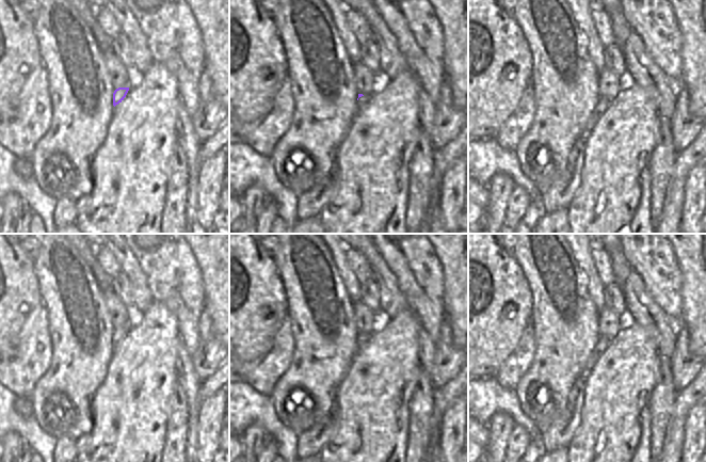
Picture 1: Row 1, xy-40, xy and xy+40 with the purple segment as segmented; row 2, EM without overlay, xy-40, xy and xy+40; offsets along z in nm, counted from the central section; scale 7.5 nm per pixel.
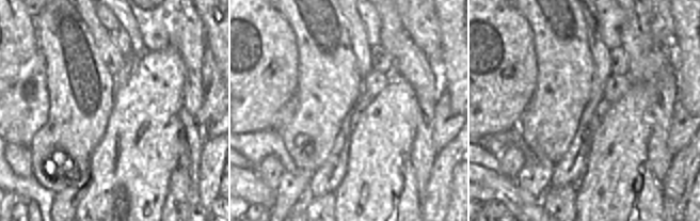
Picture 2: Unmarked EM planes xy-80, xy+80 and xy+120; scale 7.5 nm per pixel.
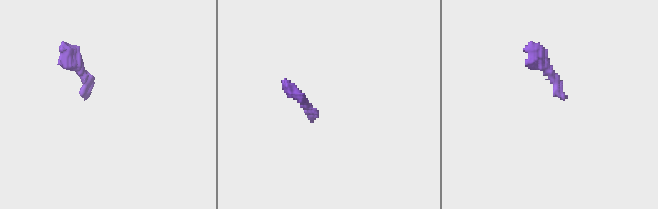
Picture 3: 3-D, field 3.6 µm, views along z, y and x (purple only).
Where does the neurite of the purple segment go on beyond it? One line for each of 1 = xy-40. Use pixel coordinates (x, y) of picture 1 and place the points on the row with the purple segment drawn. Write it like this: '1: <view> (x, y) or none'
1: none

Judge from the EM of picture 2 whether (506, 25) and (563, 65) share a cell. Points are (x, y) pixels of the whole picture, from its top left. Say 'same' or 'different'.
different

